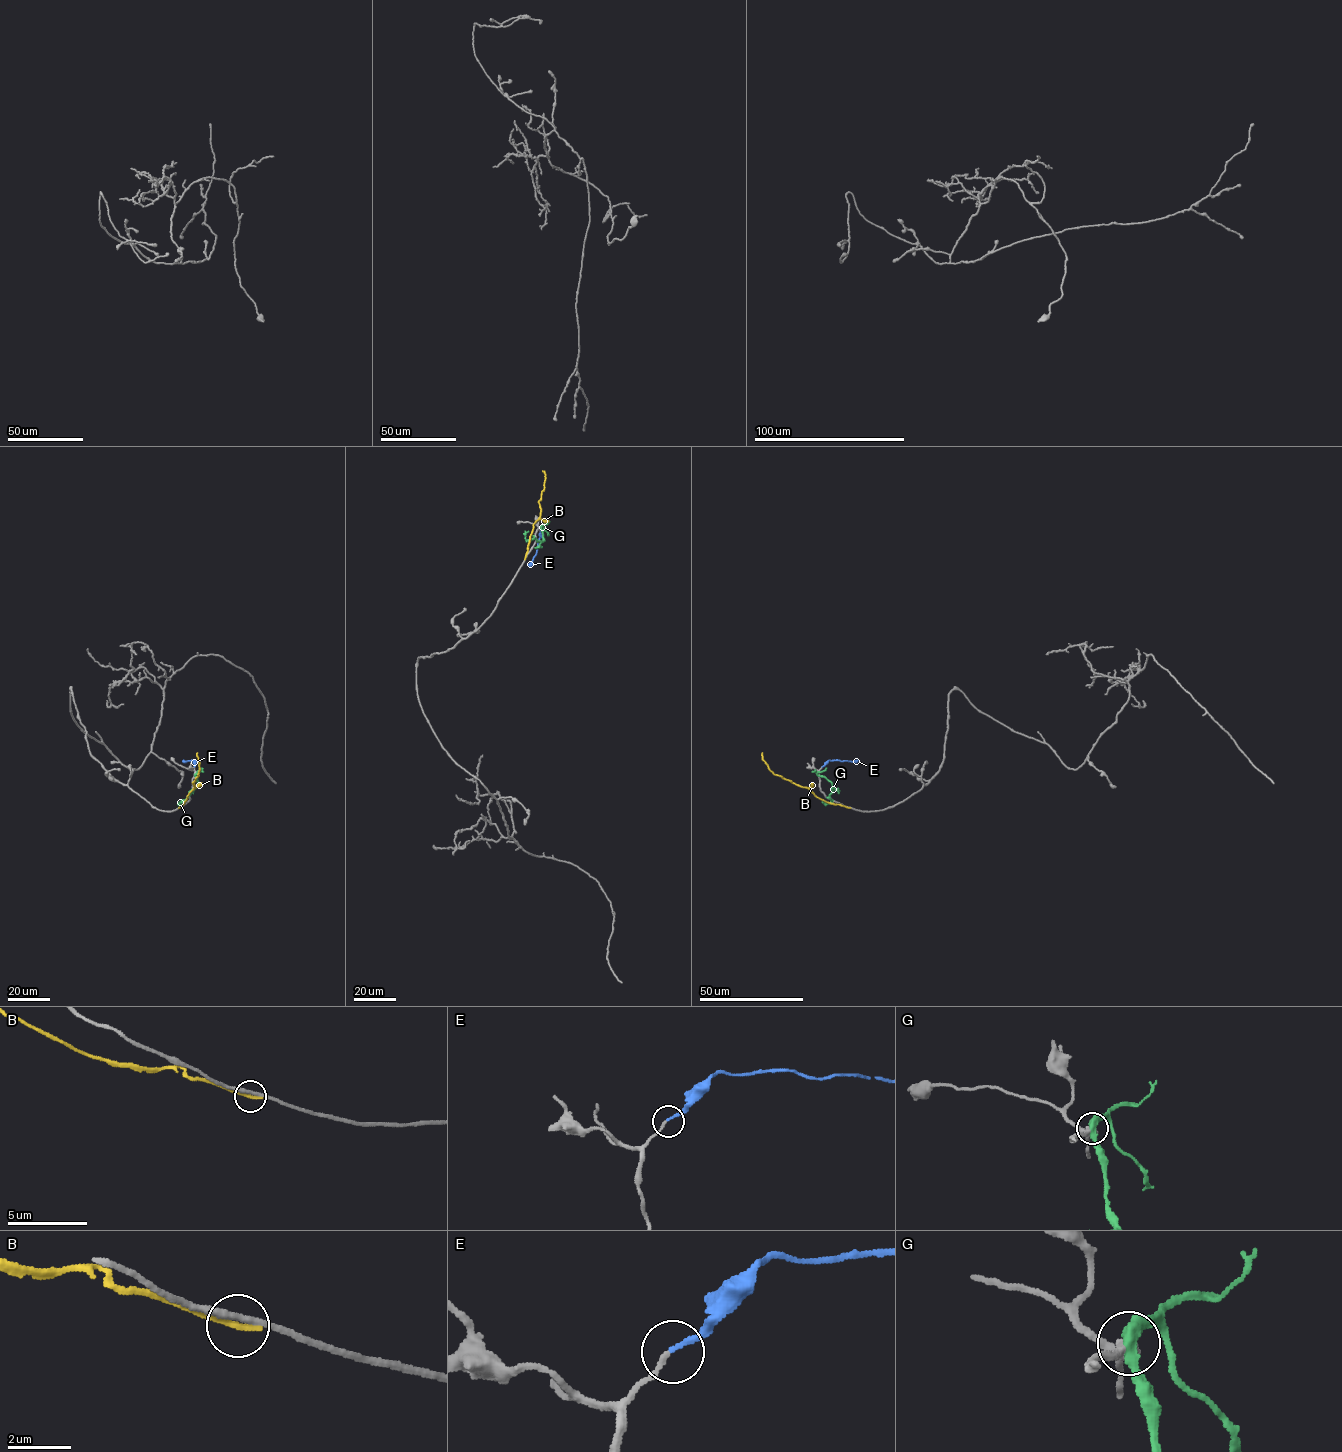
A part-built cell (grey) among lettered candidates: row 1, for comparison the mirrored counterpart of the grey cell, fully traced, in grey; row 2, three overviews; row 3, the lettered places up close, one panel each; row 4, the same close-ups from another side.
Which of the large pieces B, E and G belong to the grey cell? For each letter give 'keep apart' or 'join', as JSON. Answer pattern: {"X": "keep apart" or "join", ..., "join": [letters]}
{"B": "keep apart", "E": "join", "G": "keep apart", "join": ["E"]}

